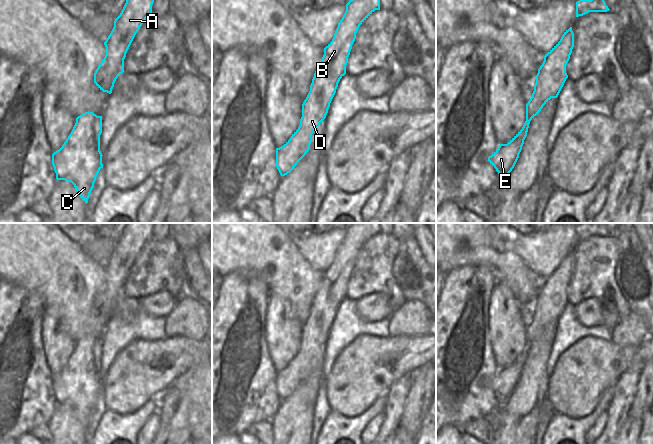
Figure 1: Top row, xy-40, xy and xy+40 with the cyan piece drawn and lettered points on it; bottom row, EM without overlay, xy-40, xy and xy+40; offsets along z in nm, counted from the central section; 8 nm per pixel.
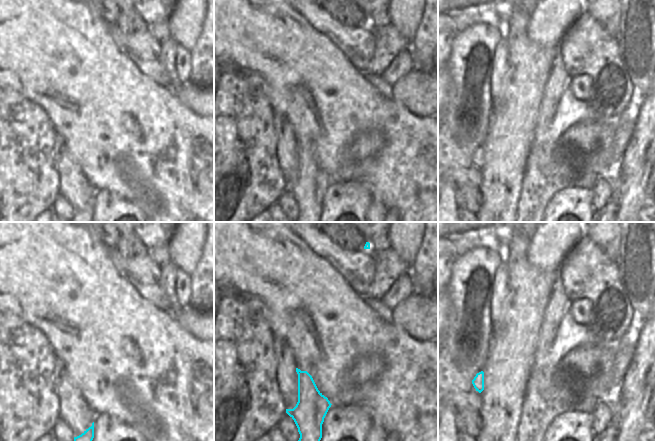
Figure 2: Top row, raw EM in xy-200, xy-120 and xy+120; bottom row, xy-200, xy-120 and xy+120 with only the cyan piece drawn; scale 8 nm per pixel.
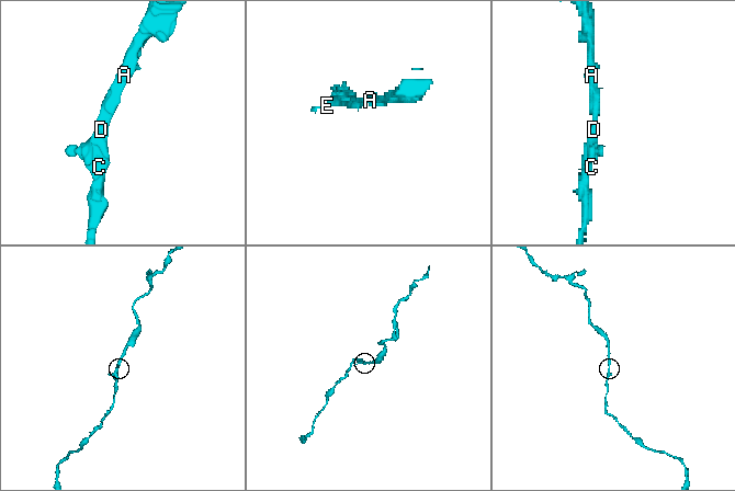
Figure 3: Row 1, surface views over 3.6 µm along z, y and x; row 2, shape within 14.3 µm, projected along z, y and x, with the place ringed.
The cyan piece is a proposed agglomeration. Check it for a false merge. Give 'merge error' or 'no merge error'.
no merge error

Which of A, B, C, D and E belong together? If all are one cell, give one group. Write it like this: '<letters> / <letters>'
A B C D E

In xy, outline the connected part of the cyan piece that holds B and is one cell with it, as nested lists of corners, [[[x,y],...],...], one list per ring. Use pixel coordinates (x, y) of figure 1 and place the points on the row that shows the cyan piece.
[[[350,0],[338,23],[332,41],[324,48],[310,91],[302,104],[298,129],[281,147],[276,148],[276,167],[281,176],[290,173],[306,155],[312,134],[326,118],[330,103],[340,79],[346,74],[346,65],[360,25],[375,11],[380,0]]]

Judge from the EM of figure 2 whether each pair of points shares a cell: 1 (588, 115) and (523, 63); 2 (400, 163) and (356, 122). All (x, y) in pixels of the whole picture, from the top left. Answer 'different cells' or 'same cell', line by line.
1: different cells
2: same cell

